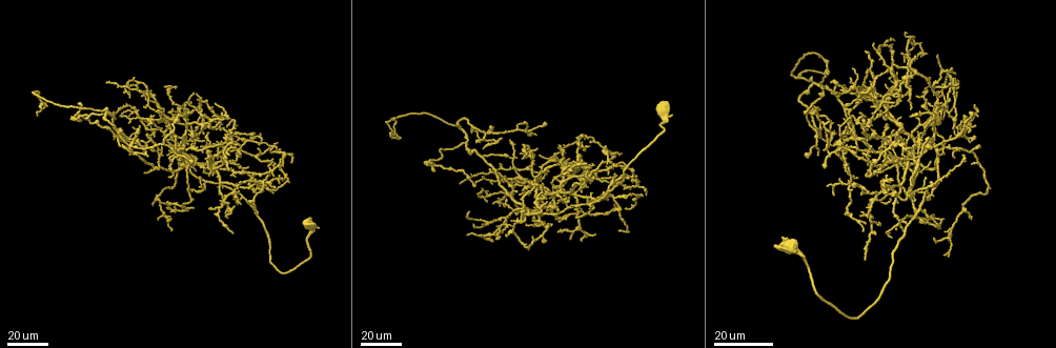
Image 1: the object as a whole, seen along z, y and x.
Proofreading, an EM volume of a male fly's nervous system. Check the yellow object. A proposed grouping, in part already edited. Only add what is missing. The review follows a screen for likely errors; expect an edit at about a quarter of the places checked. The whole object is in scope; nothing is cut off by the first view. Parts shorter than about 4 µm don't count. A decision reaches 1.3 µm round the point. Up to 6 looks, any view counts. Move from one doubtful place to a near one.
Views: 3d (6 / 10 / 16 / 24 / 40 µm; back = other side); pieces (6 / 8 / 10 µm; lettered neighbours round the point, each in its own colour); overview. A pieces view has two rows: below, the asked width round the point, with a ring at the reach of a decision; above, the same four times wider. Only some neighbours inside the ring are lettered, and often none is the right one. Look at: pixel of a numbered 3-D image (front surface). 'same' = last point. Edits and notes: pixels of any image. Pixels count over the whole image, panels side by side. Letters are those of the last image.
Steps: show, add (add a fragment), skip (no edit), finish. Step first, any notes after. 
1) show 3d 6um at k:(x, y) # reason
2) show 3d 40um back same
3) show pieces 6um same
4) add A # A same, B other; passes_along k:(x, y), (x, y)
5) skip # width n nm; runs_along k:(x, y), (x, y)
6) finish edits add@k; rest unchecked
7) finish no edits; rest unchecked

show 3d 40um at 1:(878, 175)

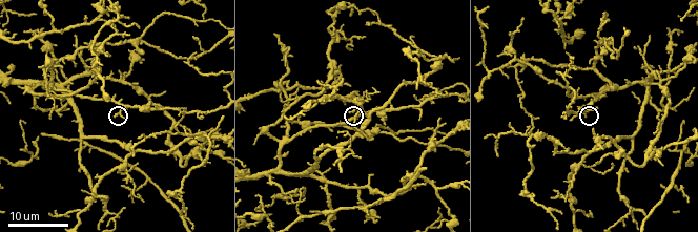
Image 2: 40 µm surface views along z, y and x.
show pieces 6um at 2:(349, 113)

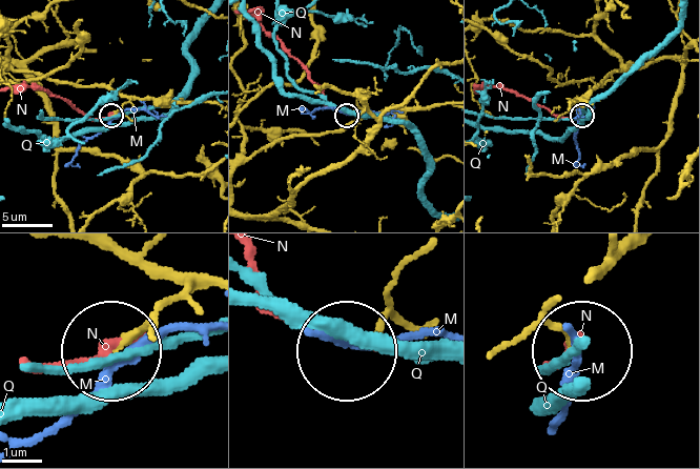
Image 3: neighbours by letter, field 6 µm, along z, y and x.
skip # M other, N other, Q other; runs_along 3:(13, 68), (58, 82), (110, 86), (128, 98), (111, 115); none of them fits

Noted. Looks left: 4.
show 3d 16um at 2:(123, 184)

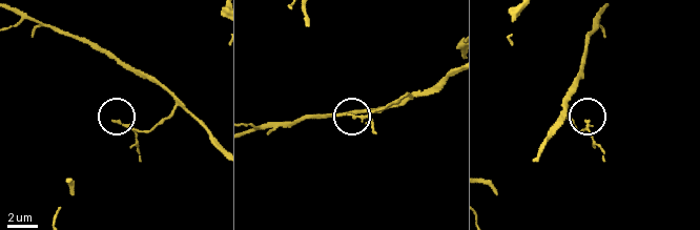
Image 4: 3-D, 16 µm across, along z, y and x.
show pieces 6um at 4:(587, 121) # see the neighbours

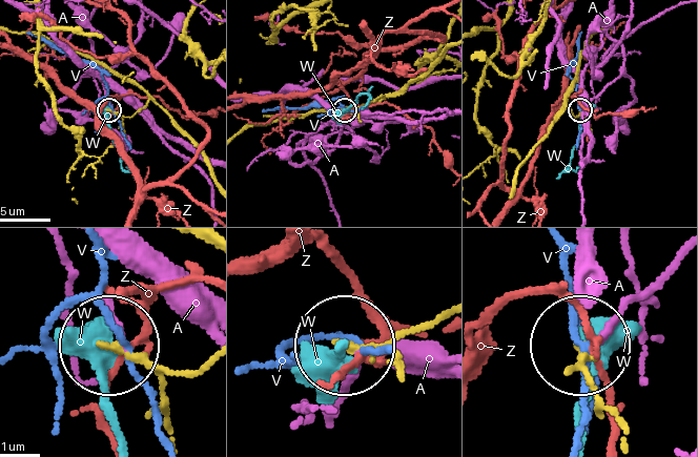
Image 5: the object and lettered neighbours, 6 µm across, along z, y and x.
skip # A other, V other, W other, Z other; runs_along 5:(209, 163), (152, 102), (127, 118), (110, 110); no lettered fragment goes on from it

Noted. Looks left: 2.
show 3d 24um at 2:(108, 196) # thin end

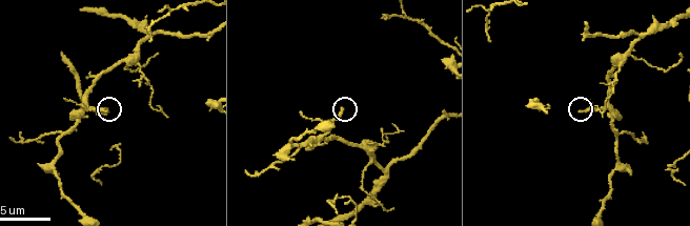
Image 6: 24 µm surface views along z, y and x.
show pieces 6um at 6:(341, 108)

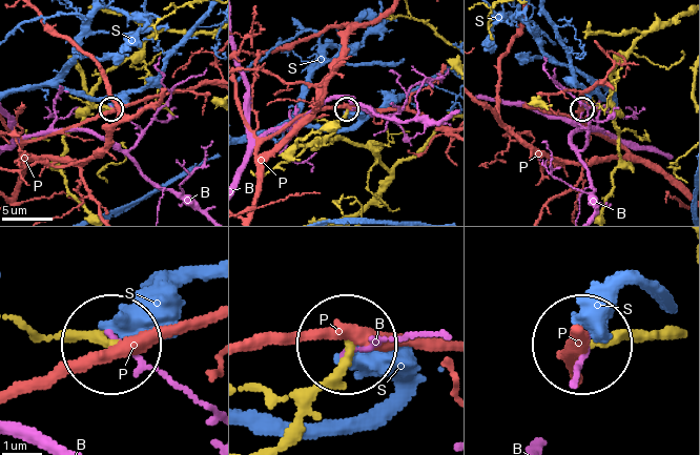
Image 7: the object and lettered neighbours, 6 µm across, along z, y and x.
skip # B other, P other, S other; runs_along 7:(279, 441), (343, 345); none of them fits

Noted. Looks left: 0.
finish no edits; rest unchecked

